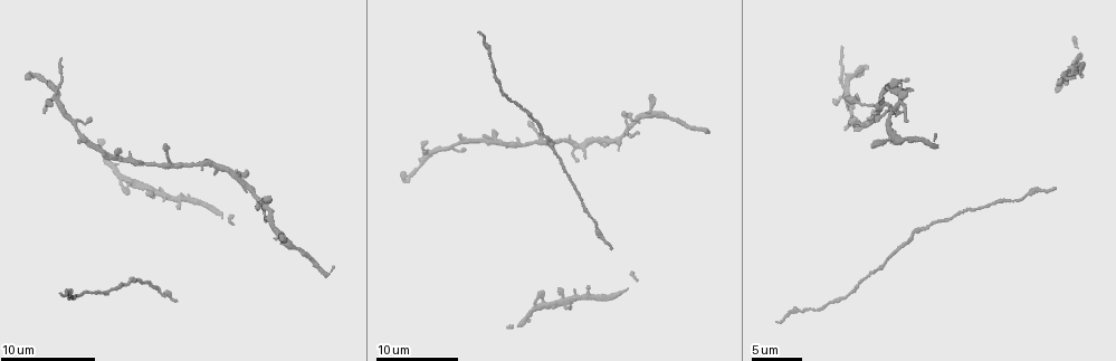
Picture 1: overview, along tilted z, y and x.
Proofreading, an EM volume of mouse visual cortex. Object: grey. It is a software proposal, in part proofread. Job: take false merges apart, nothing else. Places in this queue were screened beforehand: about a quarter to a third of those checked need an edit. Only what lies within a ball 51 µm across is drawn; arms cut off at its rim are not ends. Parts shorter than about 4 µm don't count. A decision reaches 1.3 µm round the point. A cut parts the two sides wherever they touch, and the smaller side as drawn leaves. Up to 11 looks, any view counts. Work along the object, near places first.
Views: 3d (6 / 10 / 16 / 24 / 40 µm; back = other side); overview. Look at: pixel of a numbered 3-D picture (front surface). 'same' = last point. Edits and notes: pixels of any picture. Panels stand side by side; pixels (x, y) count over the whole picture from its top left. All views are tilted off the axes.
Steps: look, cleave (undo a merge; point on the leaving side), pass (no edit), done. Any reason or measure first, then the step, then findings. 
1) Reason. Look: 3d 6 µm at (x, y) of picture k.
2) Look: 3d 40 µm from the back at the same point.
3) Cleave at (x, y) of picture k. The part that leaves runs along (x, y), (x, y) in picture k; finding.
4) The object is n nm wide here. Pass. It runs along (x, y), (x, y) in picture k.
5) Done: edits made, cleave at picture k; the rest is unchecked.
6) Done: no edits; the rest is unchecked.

Three-way junction. Look: 3d 16 µm at (433, 152) of picture 1.

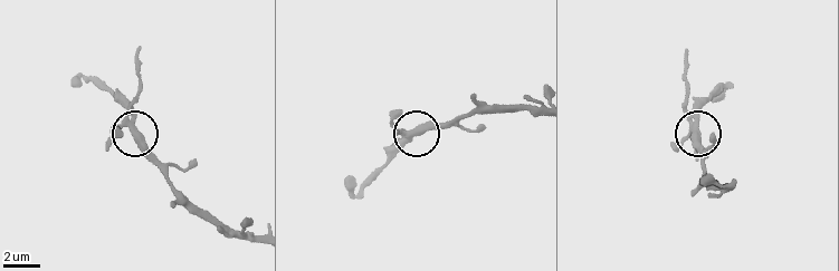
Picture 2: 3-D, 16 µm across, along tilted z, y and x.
3 arms meet here. Cleave at (113, 131) of picture 2. The part that leaves runs along (125, 118), (141, 85), (139, 49) in picture 2; a second neuron is stuck on.

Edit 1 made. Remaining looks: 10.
Three arms meet. Look: 3d 6 µm at (515, 143) of picture 1.

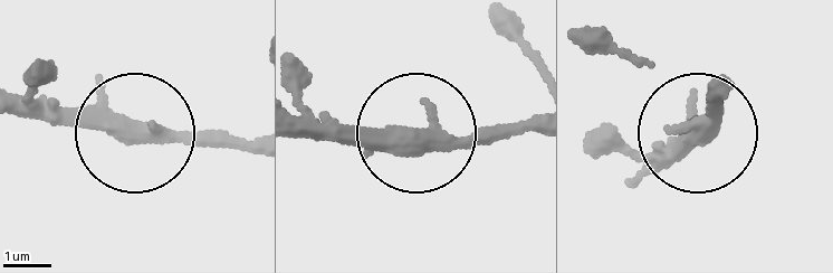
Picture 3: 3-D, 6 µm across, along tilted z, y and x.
Pass. It runs along (719, 82), (714, 116), (663, 171) in picture 3; one neuron here.

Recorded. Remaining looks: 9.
Redraw. Look: overview.

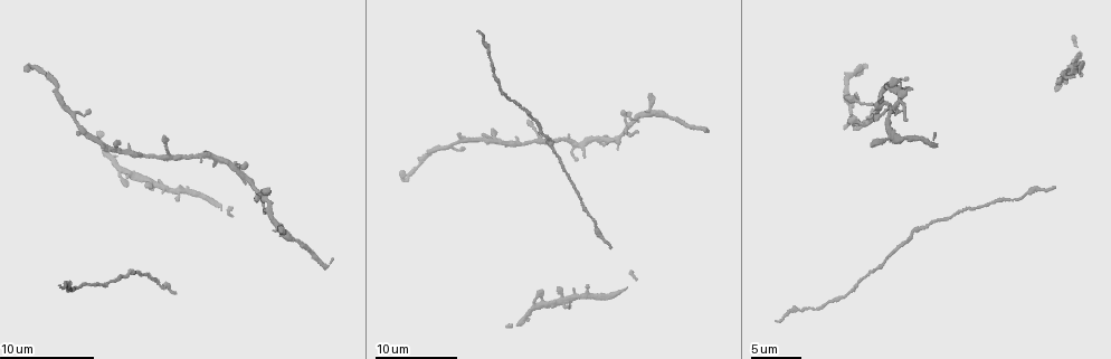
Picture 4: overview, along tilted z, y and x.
A narrow waist. Look: 3d 10 µm at (531, 119) of picture 4.

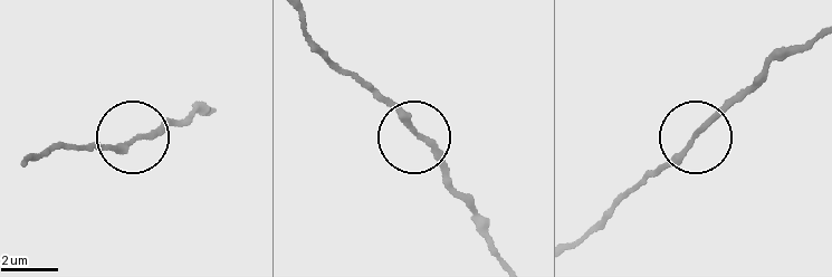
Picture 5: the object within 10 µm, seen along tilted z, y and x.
From behind. Look: 3d 10 µm from the back at (416, 133) of picture 5.

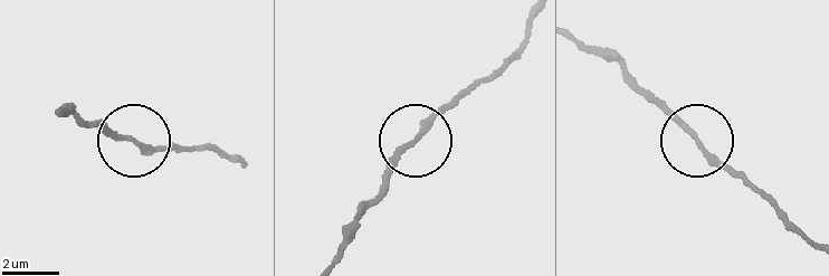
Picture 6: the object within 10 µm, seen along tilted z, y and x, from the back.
Pass. All the same neuron.

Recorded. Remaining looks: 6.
Look: 3d 6 µm at (617, 144) of picture 4.

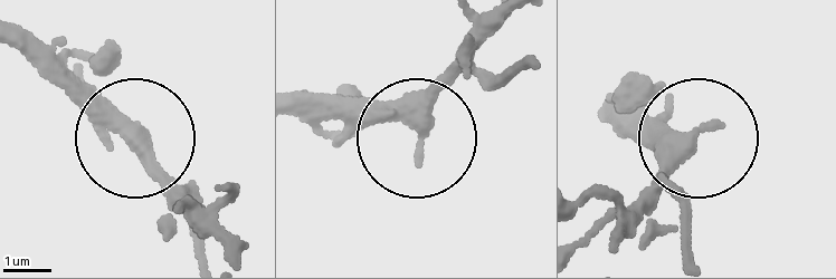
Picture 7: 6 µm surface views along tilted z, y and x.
Pass. It runs along (21, 42), (102, 93), (148, 169), (188, 204) in picture 7; all the same neuron.

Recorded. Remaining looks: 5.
Look: 3d 10 µm at (575, 147) of picture 4.

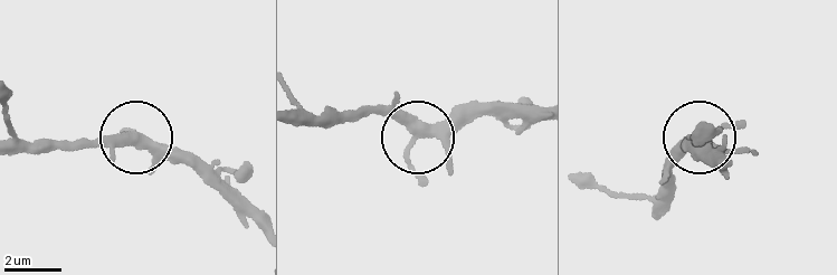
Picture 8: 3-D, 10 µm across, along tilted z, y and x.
3 arms meet here. Pass. Continuous, no second neuron.

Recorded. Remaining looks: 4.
Done: edits made, cleave at picture 2; the rest is unchecked.

